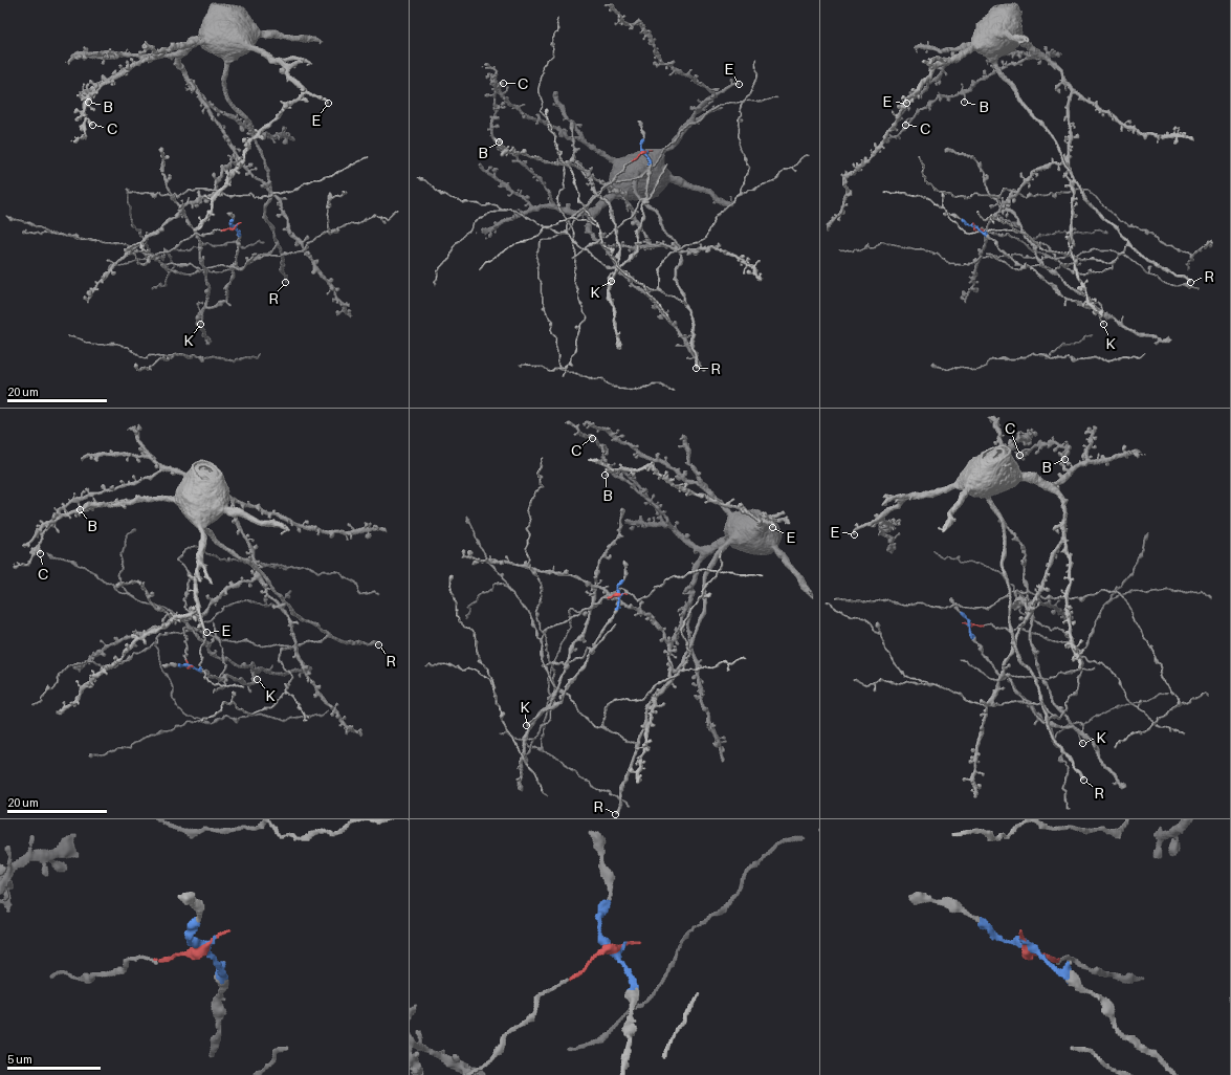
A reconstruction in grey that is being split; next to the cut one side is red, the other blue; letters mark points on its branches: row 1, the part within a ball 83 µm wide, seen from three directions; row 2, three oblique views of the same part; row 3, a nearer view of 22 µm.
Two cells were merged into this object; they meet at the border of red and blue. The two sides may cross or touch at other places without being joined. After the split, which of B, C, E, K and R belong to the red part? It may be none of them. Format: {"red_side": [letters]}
{"red_side": ["B", "C", "E", "R"]}

